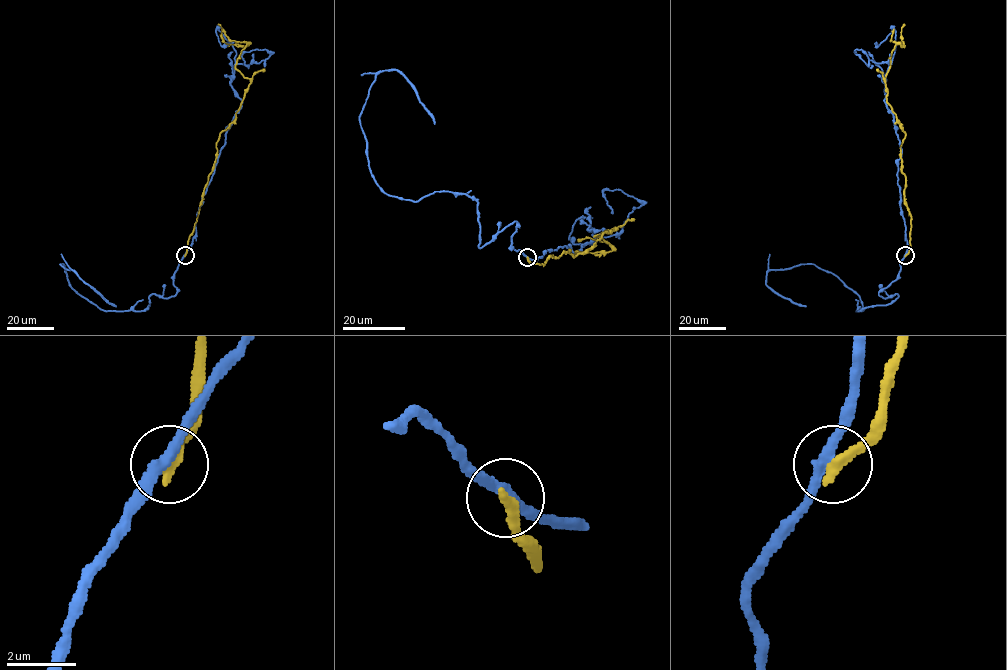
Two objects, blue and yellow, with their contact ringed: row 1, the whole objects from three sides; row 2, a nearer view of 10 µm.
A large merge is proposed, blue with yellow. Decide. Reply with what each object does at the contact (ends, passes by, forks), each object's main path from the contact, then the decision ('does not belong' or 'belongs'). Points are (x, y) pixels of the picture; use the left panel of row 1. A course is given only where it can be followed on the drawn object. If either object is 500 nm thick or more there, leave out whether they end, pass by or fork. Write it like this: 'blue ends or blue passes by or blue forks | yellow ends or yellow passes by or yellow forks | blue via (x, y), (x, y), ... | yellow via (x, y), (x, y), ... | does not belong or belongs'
blue passes by | yellow ends | blue via (185, 255), (173, 278), (175, 294), (152, 294), (137, 311), (100, 310), (73, 289), (60, 264), (116, 306) | yellow via (185, 255), (216, 157), (216, 142), (235, 119), (250, 82), (235, 67), (249, 43), (226, 43), (218, 24) | does not belong

